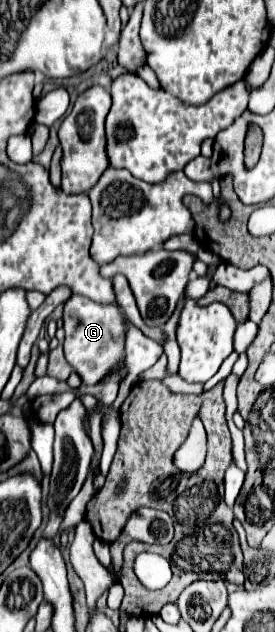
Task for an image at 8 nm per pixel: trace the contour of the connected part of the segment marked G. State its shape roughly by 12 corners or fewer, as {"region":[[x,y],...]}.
{"region":[[64,303],[64,355],[84,385],[124,363],[118,305]]}

